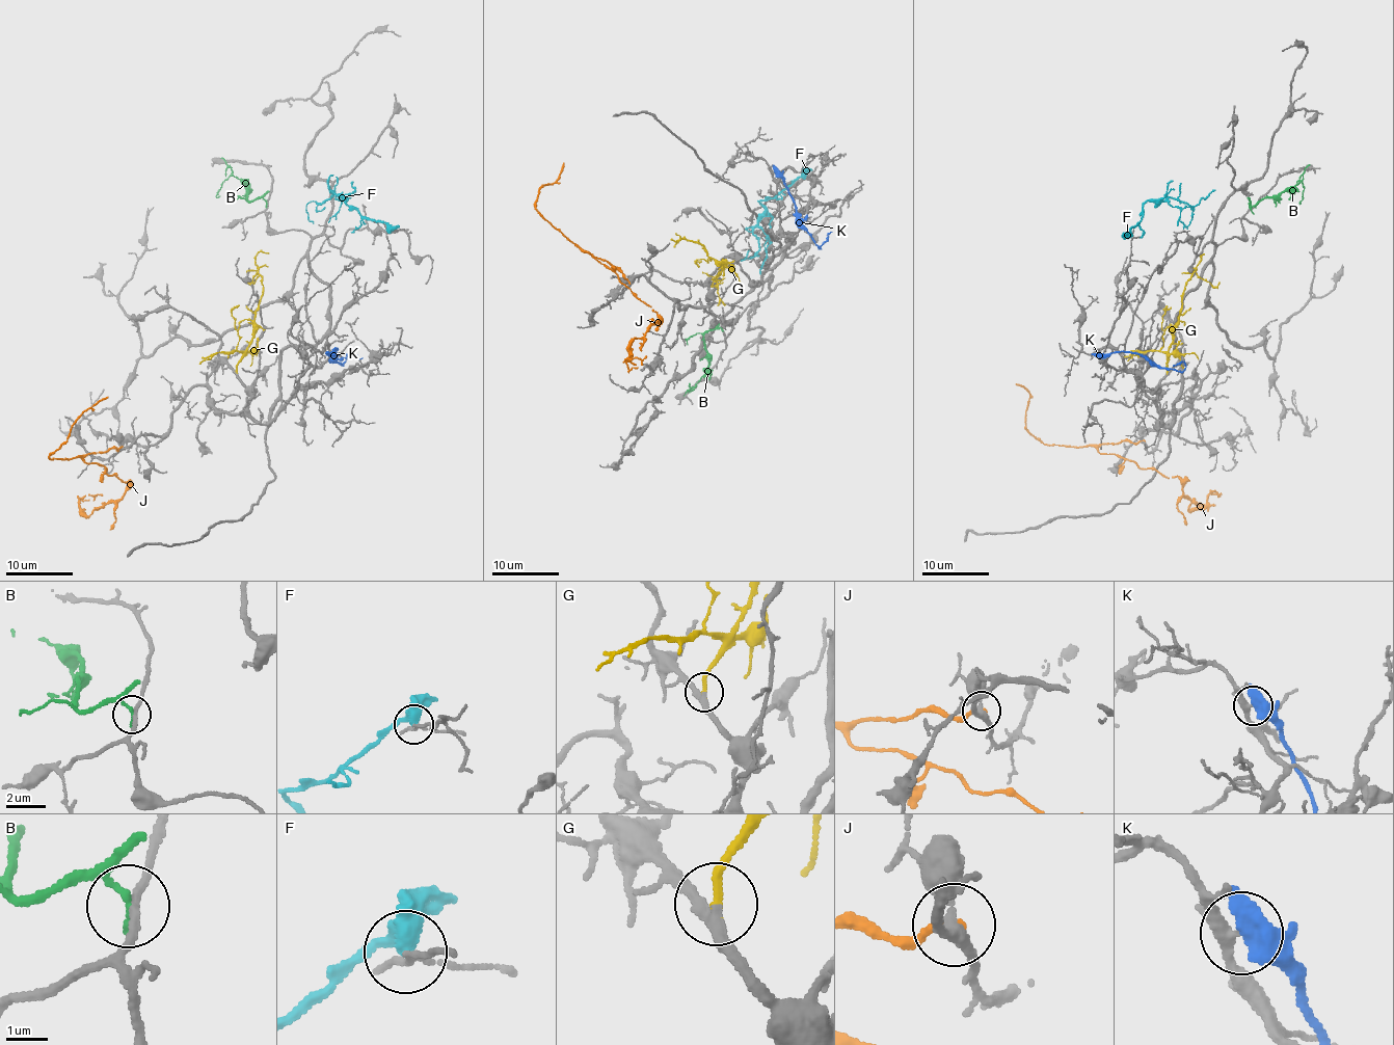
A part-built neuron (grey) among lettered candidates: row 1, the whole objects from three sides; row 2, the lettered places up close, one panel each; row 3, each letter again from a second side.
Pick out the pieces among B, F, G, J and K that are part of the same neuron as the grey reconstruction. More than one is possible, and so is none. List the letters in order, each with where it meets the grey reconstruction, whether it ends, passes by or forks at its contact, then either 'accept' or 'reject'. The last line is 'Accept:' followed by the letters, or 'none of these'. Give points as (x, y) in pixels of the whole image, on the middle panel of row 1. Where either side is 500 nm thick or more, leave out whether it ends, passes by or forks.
B: (721, 328) | it passes by | reject
F: (804, 178) | it passes by | reject
G: (718, 265) | it ends | accept
J: (628, 282) | it ends | reject
K: (775, 172) | reject
Accept: G

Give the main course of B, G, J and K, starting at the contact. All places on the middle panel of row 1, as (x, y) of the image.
B: (720, 327), (709, 329), (703, 335), (708, 364), (706, 373), (692, 391), (688, 390)
G: (718, 265), (720, 262), (725, 264), (721, 264), (723, 269), (715, 282), (719, 298), (726, 304)
J: (628, 282), (586, 251), (657, 313), (659, 318), (644, 337), (632, 340), (625, 359), (637, 357), (641, 365)
K: (775, 172), (794, 203), (798, 221), (820, 249), (832, 233)

